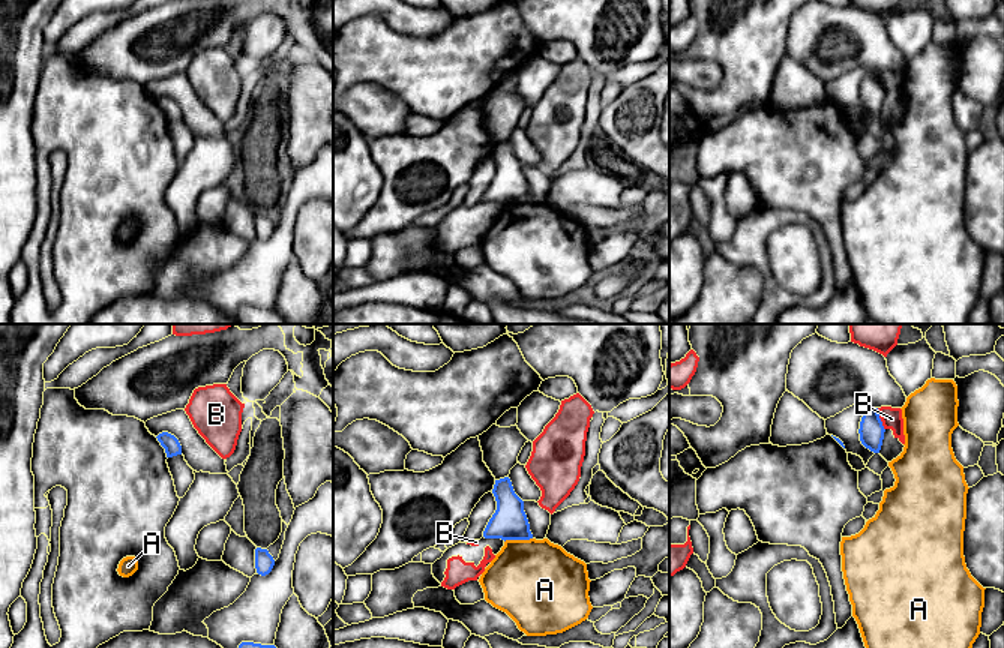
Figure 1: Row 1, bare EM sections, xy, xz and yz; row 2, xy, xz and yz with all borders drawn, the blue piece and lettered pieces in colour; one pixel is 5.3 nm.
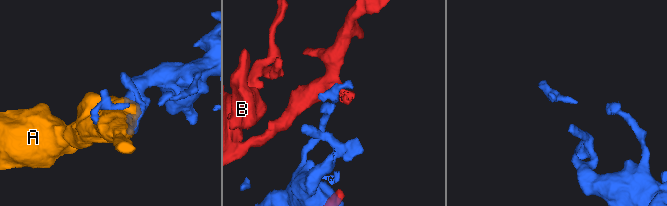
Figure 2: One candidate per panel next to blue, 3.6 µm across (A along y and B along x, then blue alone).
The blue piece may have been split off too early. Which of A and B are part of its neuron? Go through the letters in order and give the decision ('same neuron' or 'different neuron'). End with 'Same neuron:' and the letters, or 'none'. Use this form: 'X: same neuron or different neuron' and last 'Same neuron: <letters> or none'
A: different neuron
B: same neuron
Same neuron: B

